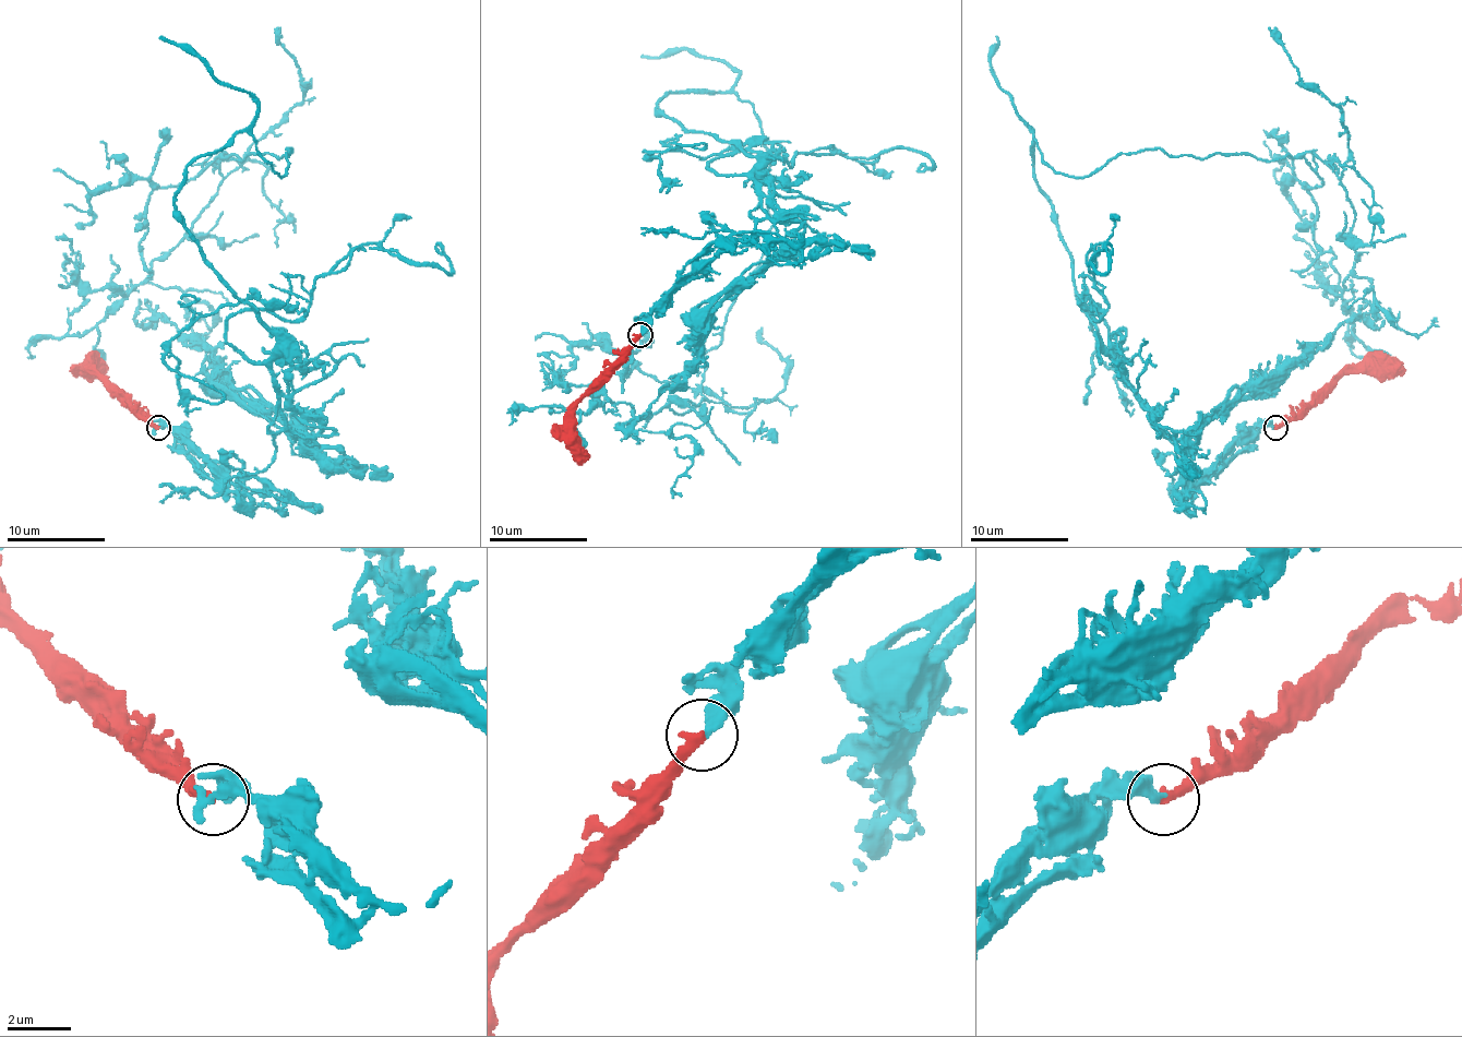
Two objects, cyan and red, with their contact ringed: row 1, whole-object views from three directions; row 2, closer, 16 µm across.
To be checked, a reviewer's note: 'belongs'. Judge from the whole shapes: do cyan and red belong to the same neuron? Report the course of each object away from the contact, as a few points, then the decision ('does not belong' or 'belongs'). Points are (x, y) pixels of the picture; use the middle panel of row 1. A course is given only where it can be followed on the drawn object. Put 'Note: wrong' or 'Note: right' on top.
Note: wrong
cyan runs (640, 334), (756, 240), (758, 162), (655, 109), (729, 92), (762, 129), (774, 226), (705, 396), (510, 426); red runs (640, 334), (631, 352), (576, 406), (574, 453), (584, 463); does not belong

